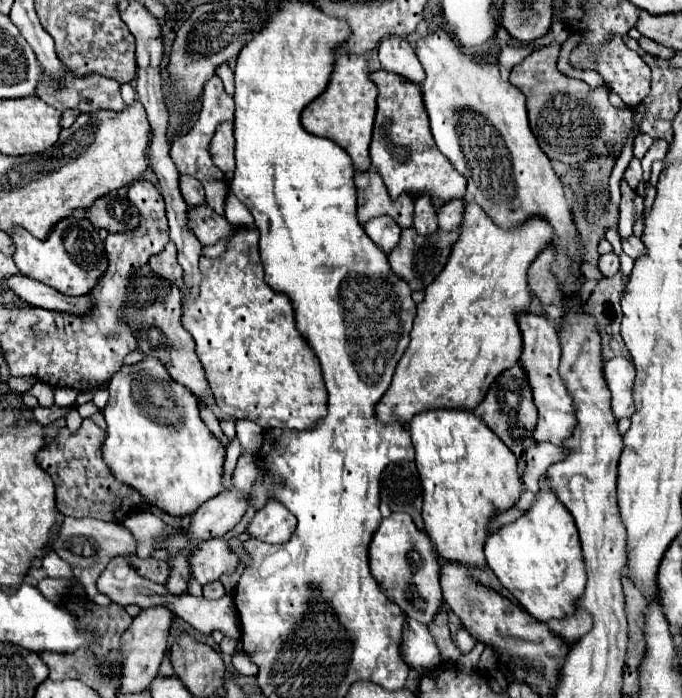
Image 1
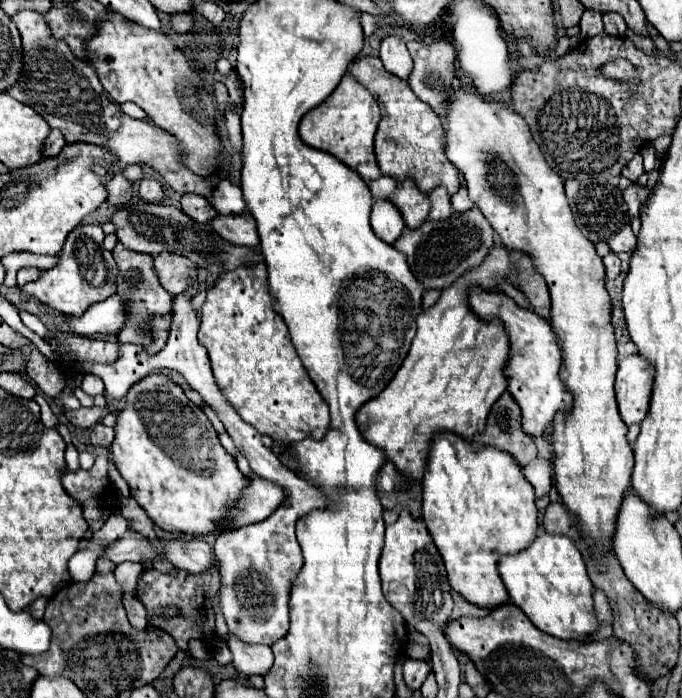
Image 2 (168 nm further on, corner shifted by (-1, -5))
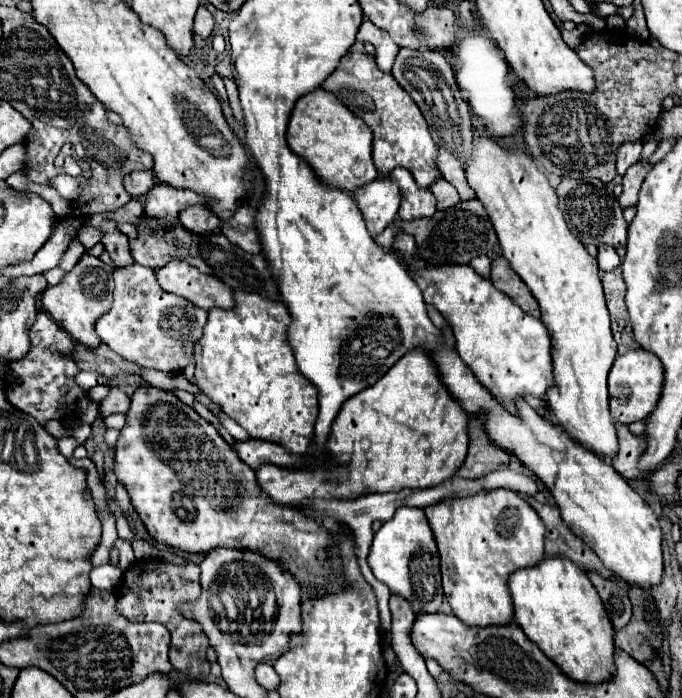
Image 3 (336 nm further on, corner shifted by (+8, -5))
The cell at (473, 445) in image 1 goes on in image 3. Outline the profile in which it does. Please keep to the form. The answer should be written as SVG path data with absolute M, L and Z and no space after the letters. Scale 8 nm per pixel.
M489 490L477 492L473 496L453 496L425 508L425 516L433 530L439 558L441 558L441 576L443 592L447 596L453 614L463 620L467 626L489 626L489 624L507 624L513 622L513 604L507 588L507 578L511 572L537 564L543 552L543 534L545 526L537 512L513 490Z

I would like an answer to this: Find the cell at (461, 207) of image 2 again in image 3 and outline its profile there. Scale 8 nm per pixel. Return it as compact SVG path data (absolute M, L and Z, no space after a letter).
M401 48L397 54L397 60L393 64L393 78L399 82L399 86L417 102L419 110L423 112L431 136L439 146L439 156L437 156L437 166L443 172L443 178L453 184L459 192L459 198L465 202L473 198L473 190L467 184L463 166L465 158L471 154L471 138L473 138L473 126L471 126L471 116L469 116L469 106L461 98L459 86L455 82L453 70L443 56L441 50L411 50L411 48Z

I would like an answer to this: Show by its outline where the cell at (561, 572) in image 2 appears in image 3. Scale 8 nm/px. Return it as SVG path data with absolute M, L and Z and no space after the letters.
M545 556L539 564L509 574L515 620L567 676L577 682L601 682L613 674L613 626L593 584L573 560Z

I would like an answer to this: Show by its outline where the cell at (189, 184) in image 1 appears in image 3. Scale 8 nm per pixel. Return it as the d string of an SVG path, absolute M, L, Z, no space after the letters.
M193 204L193 206L185 208L179 214L179 222L195 234L207 234L221 226L221 218L217 218L217 214L211 212L211 208L203 206L203 204Z

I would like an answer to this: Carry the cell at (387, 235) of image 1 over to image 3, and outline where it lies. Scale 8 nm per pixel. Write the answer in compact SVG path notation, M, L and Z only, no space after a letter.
M391 178L373 180L353 192L369 234L381 234L397 216L401 194Z

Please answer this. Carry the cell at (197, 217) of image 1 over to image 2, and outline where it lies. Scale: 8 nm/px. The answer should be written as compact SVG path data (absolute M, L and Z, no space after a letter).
M244 210L242 214L228 214L228 216L220 214L210 224L218 234L224 236L224 240L230 240L232 244L242 244L242 246L252 246L252 248L260 244L256 220L248 210Z

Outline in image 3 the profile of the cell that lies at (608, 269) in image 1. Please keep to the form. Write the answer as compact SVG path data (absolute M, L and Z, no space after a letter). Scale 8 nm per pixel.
M599 246L597 262L599 262L599 270L601 270L601 272L611 272L613 268L617 268L617 266L619 266L621 258L617 256L615 248L609 248L609 246Z

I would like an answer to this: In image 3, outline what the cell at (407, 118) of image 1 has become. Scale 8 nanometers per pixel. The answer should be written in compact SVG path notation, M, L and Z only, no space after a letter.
M347 52L339 66L327 76L321 88L331 90L337 98L373 130L373 162L379 176L389 176L397 166L407 168L419 188L429 188L435 180L443 178L437 168L437 144L431 138L429 126L413 104L413 98L393 80L391 74L383 74L373 56L365 52Z

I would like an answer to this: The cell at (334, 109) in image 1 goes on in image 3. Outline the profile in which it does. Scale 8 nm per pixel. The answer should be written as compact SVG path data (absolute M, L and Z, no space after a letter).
M323 88L297 100L287 128L289 148L313 166L323 182L349 192L377 178L377 168L371 160L371 140L373 130L367 128L361 118L355 118L333 92L325 92Z

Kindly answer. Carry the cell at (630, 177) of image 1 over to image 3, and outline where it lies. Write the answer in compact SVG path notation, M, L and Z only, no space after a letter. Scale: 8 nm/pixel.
M641 140L625 142L617 152L617 172L623 176L627 168L639 160L639 154L641 154Z

